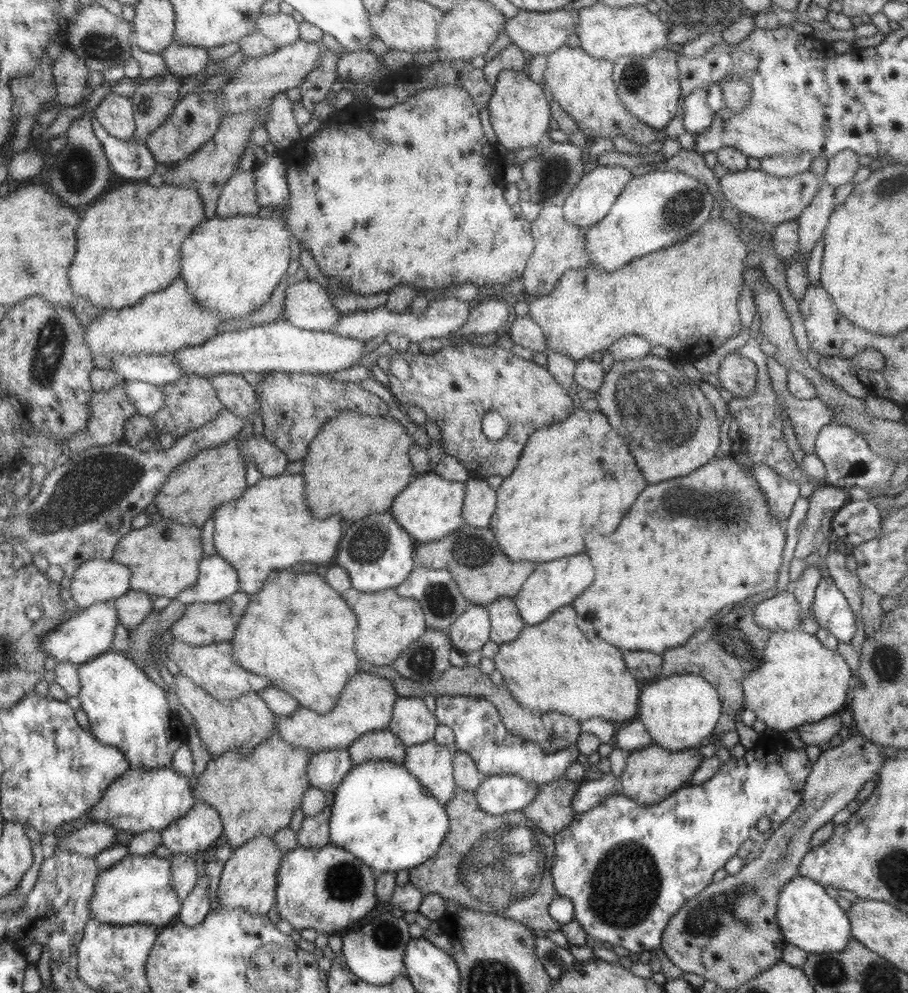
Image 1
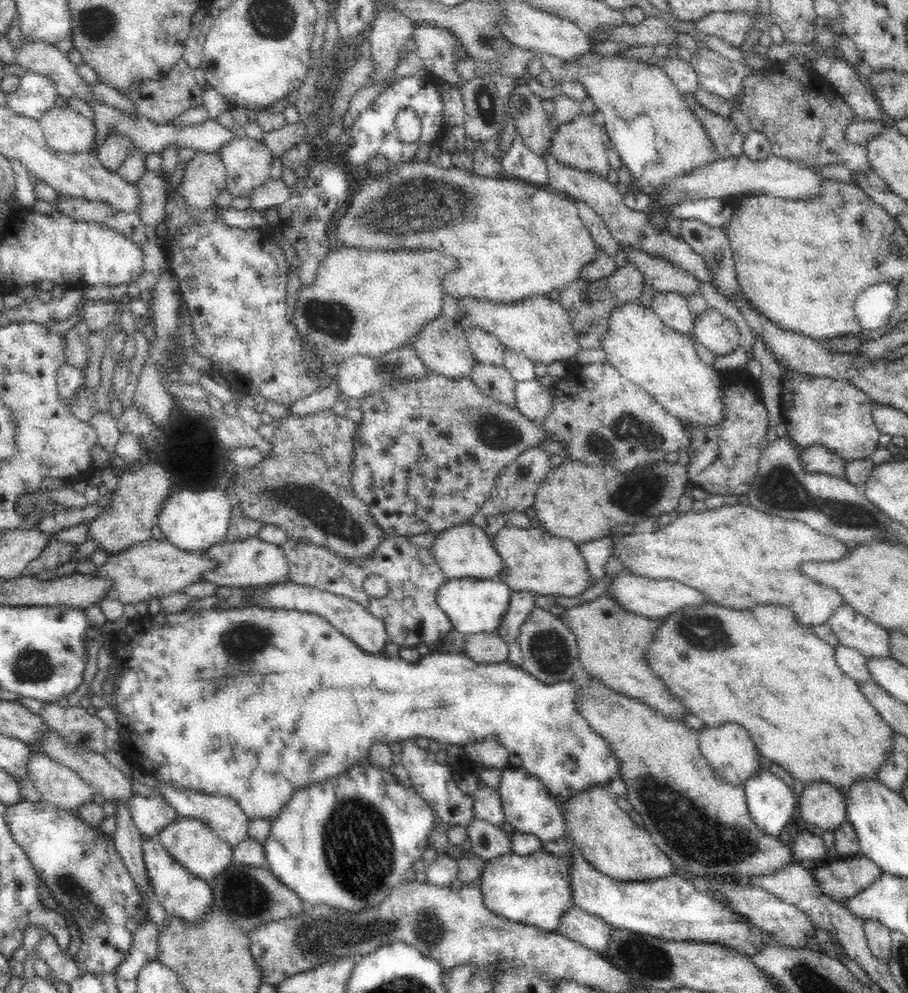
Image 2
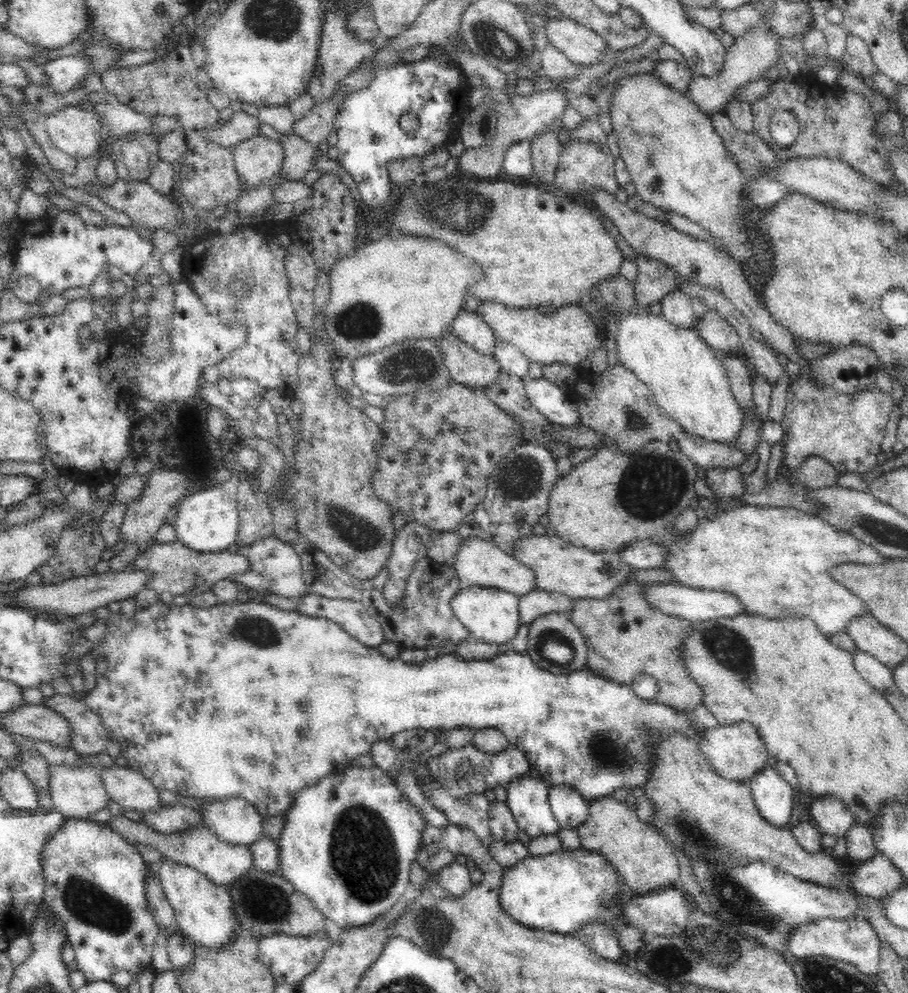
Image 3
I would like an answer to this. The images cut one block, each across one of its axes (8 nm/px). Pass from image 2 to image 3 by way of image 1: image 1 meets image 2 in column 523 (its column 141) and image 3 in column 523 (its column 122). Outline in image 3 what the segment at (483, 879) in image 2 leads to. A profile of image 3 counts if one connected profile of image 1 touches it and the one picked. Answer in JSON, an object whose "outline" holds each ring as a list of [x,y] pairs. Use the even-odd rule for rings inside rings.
{"outline":[[[560,848],[550,854],[525,856],[517,865],[505,869],[500,895],[502,910],[531,929],[576,935],[582,925],[598,921],[615,929],[625,958],[636,961],[645,948],[644,930],[625,922],[624,904],[635,893],[597,851]]]}

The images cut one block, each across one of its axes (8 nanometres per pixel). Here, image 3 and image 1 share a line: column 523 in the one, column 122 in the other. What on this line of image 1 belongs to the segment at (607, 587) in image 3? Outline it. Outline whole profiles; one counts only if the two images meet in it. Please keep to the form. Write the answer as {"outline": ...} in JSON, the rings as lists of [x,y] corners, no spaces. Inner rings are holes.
{"outline":[[[160,519],[141,530],[132,530],[121,537],[120,545],[113,554],[113,561],[129,566],[133,571],[130,587],[157,597],[176,599],[186,589],[197,585],[200,564],[205,558],[202,545],[203,530],[185,526],[168,519]]]}

